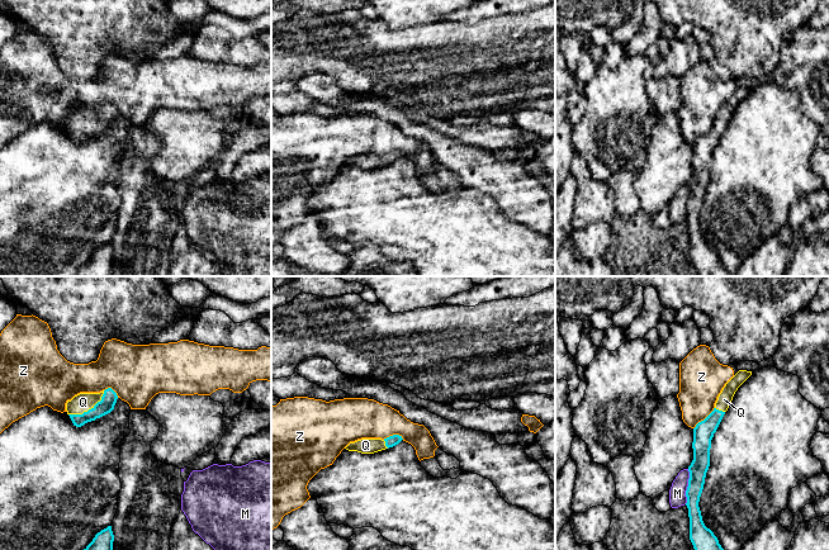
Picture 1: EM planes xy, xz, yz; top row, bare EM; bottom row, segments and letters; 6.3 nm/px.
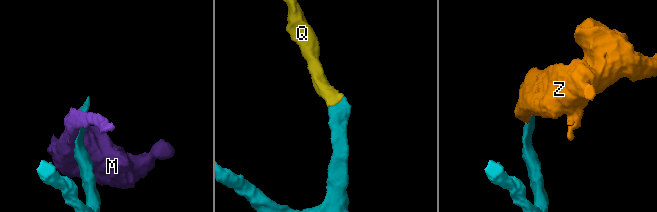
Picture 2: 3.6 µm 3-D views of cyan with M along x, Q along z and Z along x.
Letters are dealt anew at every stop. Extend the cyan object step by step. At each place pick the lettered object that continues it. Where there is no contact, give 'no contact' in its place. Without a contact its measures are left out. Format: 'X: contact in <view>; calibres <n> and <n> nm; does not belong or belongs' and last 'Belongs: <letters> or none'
M: contact in yz; calibres 120 and 110 nm; does not belong
Q: contact in xy; calibres 100 and 120 nm; belongs
Z: contact in yz; calibres 130 and 280 nm; does not belong
Belongs: Q

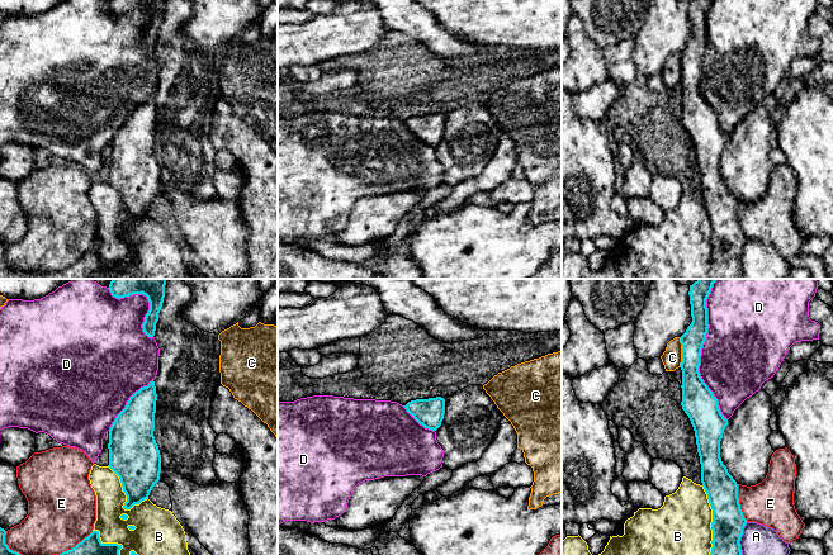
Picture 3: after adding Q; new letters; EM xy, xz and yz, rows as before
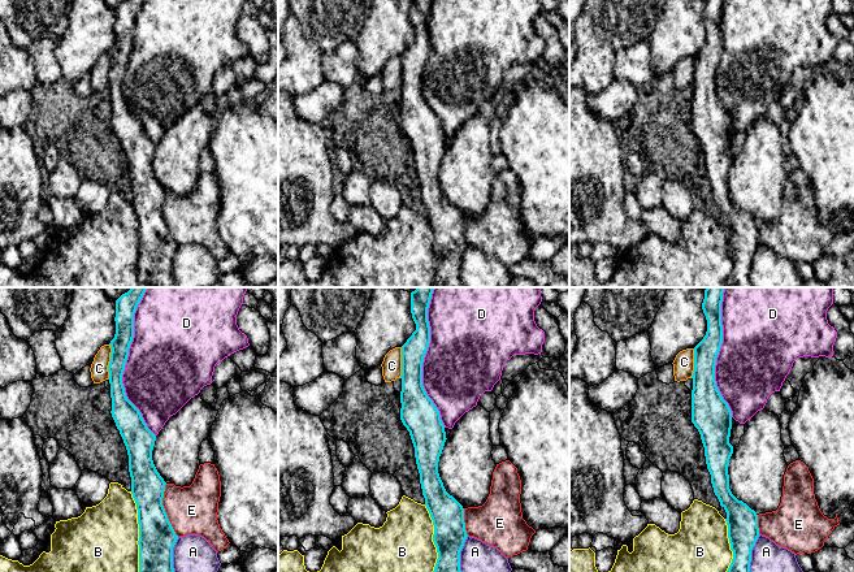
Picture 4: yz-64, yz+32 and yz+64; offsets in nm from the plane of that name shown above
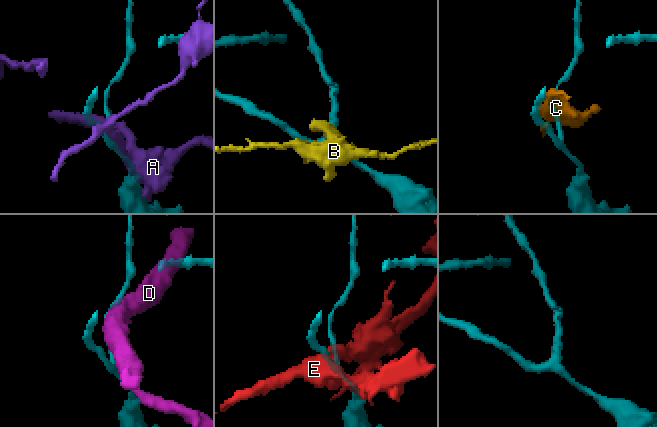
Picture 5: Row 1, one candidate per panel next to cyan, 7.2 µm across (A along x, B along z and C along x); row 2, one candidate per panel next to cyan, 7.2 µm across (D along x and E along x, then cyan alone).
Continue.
A: contact in yz; calibres 200 and 190 nm; does not belong
B: contact in yz; calibres 200 and 360 nm; does not belong
C: contact in yz; calibres 160 and 130 nm; does not belong
D: contact in yz; calibres 150 and 480 nm; does not belong
E: contact in yz; calibres 200 and 280 nm; does not belong
Belongs: none

